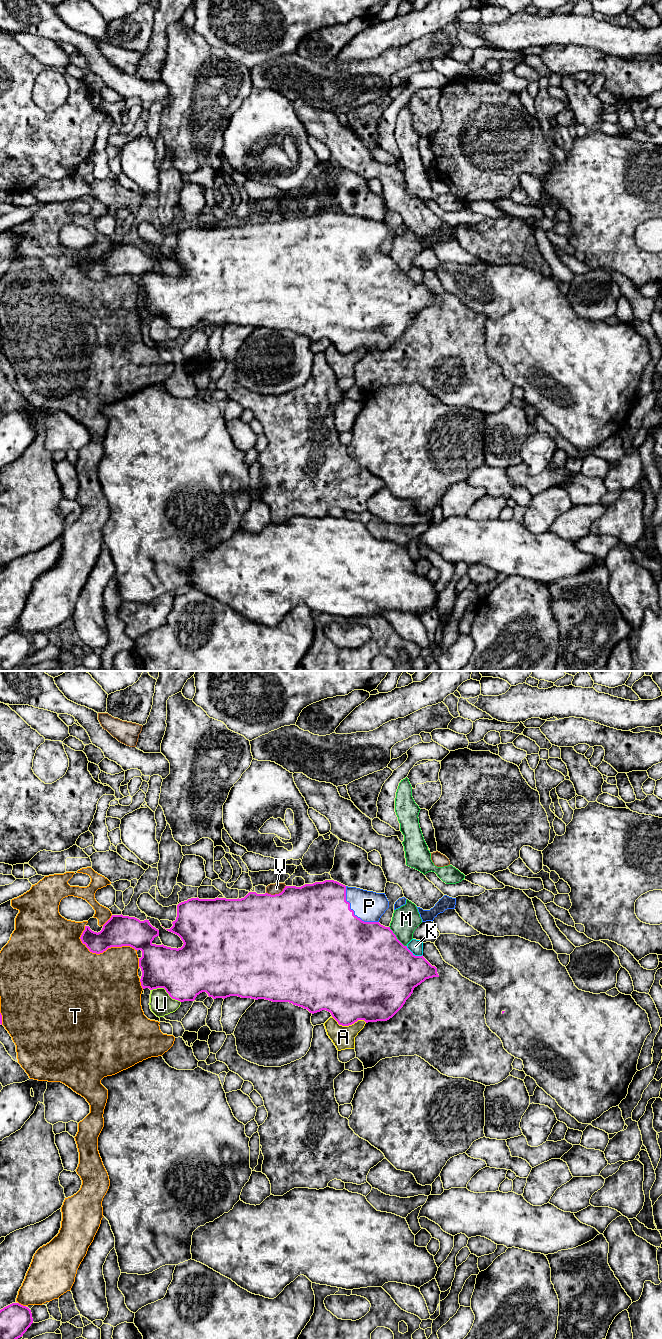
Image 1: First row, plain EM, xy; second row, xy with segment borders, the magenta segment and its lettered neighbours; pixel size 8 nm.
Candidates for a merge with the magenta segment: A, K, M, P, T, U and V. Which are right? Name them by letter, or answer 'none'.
P

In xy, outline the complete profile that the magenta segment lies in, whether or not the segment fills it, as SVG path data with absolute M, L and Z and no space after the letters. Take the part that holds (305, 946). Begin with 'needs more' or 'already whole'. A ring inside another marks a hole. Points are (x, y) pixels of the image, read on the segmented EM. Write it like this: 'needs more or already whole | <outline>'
needs more | M325 880L323 882L315 882L313 884L305 884L301 887L285 886L279 894L271 895L268 893L257 894L249 892L241 899L199 899L191 898L177 905L177 917L172 922L173 926L166 929L178 935L183 941L181 948L171 948L162 945L153 944L155 937L159 936L159 930L153 927L149 920L140 921L135 917L112 915L111 918L103 925L100 932L94 932L89 926L85 926L80 939L90 952L100 954L111 947L130 946L135 950L142 951L142 957L139 958L139 967L142 971L140 979L143 989L150 990L164 988L172 999L180 1002L194 1001L195 998L202 992L206 992L209 997L227 998L230 996L238 996L241 998L265 999L272 1002L289 1002L293 1005L307 1009L314 1014L322 1010L331 1013L332 1017L339 1025L349 1026L358 1020L368 1022L387 1021L392 1018L405 1004L406 1000L411 996L415 987L420 985L426 979L439 977L437 968L432 966L424 957L415 956L407 946L404 946L390 929L379 923L381 916L389 908L389 901L385 893L376 893L356 887L348 887L334 880Z

